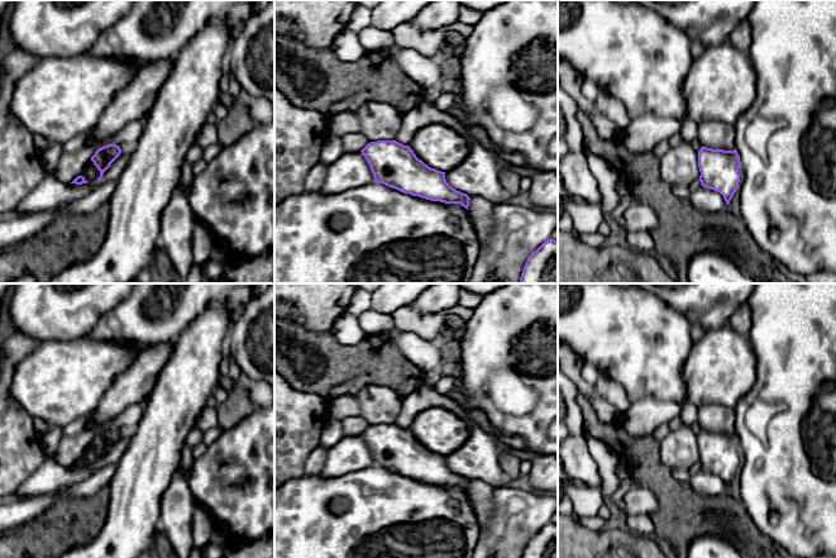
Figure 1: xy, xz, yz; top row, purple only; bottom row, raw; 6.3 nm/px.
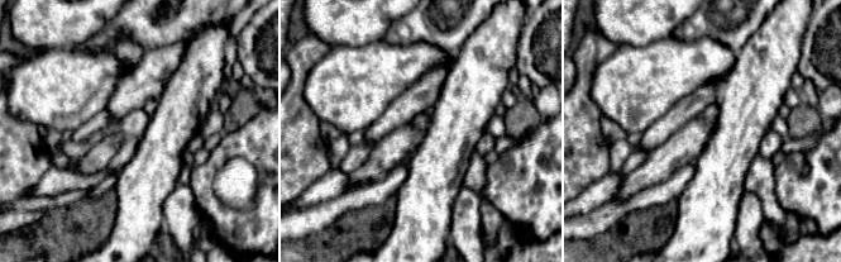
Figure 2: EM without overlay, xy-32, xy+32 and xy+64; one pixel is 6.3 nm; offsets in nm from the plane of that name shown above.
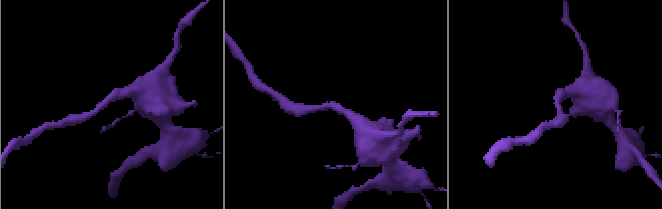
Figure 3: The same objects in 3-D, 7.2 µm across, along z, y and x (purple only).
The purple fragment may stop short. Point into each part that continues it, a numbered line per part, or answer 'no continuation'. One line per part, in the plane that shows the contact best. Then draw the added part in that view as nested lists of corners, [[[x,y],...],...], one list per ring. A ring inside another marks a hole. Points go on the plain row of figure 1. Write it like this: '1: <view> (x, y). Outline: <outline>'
no continuation

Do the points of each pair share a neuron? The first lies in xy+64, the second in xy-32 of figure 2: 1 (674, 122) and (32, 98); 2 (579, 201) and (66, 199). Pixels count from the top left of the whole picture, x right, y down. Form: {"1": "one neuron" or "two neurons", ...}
{"1": "two neurons", "2": "two neurons"}

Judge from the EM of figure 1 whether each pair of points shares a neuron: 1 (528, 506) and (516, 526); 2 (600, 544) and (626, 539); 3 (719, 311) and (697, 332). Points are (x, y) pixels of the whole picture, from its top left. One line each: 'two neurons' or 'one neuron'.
1: one neuron
2: one neuron
3: two neurons

